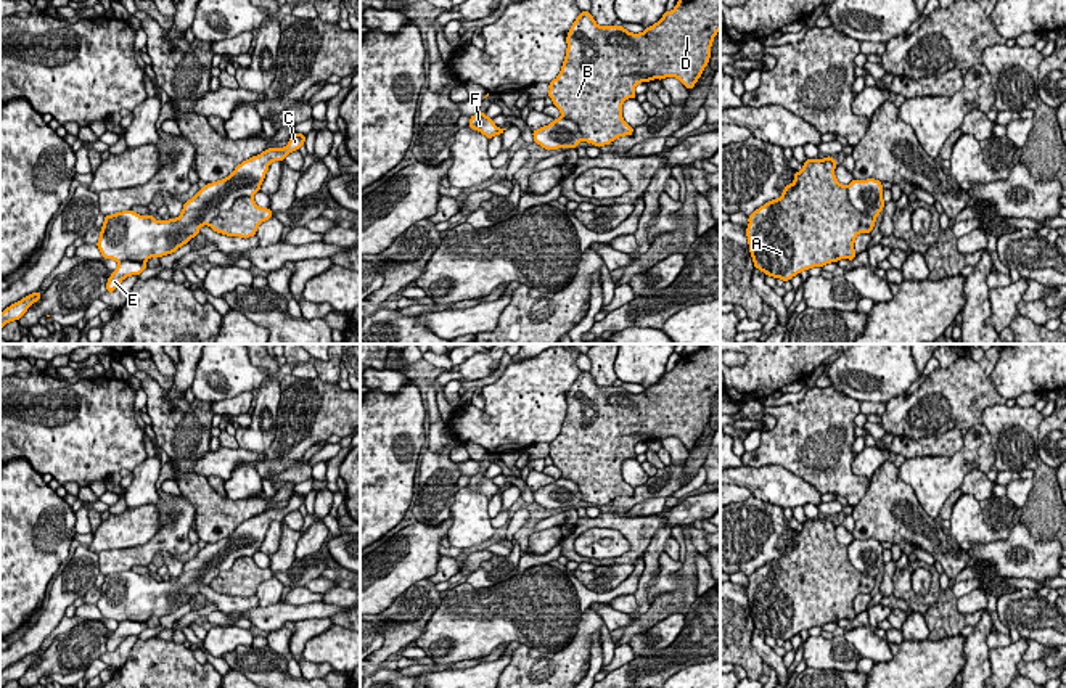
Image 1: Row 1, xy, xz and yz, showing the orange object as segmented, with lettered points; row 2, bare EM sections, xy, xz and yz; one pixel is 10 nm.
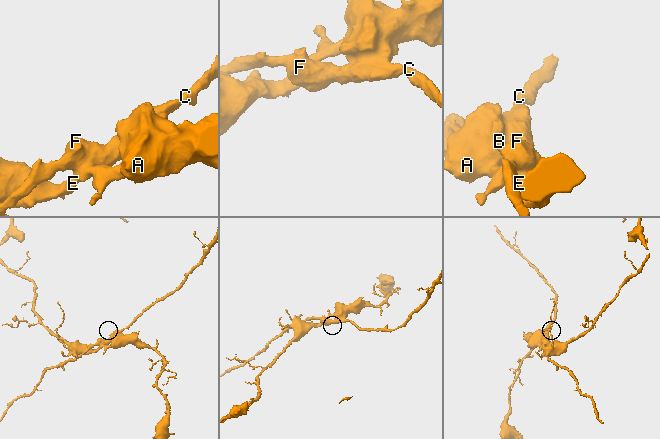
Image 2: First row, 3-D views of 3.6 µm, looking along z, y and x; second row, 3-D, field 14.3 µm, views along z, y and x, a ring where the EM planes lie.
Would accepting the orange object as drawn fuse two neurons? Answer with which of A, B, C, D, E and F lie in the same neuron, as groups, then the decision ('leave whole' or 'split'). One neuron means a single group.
A B D E / C F; split

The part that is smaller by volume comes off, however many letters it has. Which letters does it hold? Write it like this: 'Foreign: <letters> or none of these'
Foreign: C, F

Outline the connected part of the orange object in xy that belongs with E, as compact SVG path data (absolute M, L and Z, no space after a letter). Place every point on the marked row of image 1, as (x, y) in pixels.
M135 260L119 262L117 268L108 278L108 283L106 283L108 293L113 293L124 278L127 278L130 275L140 275L145 268L146 268L145 262L135 262Z

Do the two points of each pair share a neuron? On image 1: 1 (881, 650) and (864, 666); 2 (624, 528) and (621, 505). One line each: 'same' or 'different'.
1: different
2: different

